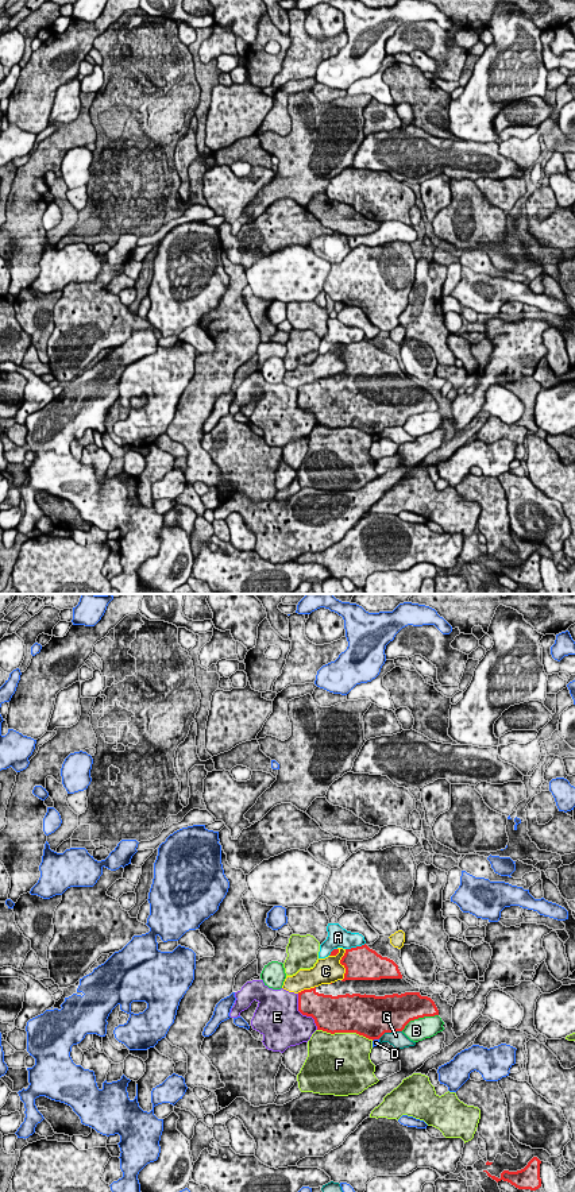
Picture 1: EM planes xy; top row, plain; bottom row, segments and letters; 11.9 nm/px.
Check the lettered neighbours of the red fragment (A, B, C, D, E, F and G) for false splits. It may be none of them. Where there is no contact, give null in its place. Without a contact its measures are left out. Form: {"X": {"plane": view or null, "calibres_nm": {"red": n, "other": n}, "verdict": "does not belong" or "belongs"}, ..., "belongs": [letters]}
{"A": {"plane": "xy", "calibres_nm": {"red": 400, "other": 240}, "verdict": "belongs"}, "B": {"plane": "xy", "calibres_nm": {"red": 360, "other": 260}, "verdict": "does not belong"}, "C": {"plane": "xy", "calibres_nm": {"red": 400, "other": 320}, "verdict": "does not belong"}, "D": {"plane": "xy", "calibres_nm": {"red": 480, "other": 90}, "verdict": "does not belong"}, "E": {"plane": "xy", "calibres_nm": {"red": 340, "other": 480}, "verdict": "does not belong"}, "F": {"plane": "xy", "calibres_nm": {"red": 460, "other": 480}, "verdict": "does not belong"}, "G": {"plane": "xy", "calibres_nm": {"red": 480, "other": 200}, "verdict": "does not belong"}, "belongs": ["A"]}

